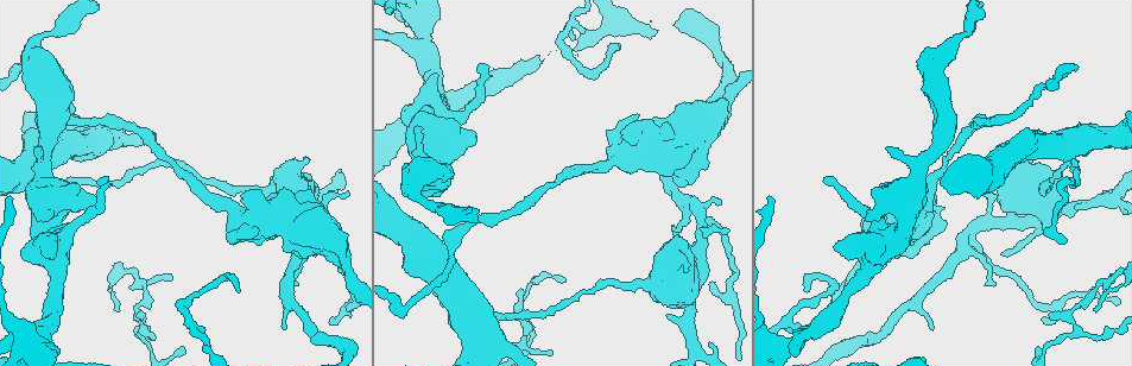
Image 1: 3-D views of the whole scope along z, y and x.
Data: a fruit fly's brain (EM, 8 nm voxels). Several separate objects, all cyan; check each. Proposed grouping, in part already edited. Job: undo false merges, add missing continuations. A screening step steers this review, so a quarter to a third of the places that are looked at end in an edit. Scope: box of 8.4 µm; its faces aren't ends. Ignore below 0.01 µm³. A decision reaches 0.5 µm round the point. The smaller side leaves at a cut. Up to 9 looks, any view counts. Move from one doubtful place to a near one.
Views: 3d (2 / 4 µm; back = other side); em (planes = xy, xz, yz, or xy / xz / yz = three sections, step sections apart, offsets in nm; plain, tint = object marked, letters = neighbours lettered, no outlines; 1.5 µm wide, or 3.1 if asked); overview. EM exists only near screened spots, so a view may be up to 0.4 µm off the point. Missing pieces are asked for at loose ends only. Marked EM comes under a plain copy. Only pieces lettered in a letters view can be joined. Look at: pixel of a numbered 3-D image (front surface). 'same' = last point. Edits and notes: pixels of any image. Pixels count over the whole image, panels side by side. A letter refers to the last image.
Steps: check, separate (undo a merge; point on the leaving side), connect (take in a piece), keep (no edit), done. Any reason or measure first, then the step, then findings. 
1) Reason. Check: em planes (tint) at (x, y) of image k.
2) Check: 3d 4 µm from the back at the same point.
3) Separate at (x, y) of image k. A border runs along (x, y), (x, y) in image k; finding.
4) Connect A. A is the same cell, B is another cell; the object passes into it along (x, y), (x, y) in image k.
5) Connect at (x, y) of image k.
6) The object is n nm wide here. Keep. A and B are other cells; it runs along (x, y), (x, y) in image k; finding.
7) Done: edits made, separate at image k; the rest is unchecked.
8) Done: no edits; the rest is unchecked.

Free end. Check: 3d 4 µm from the back at (239, 292) of image 1.

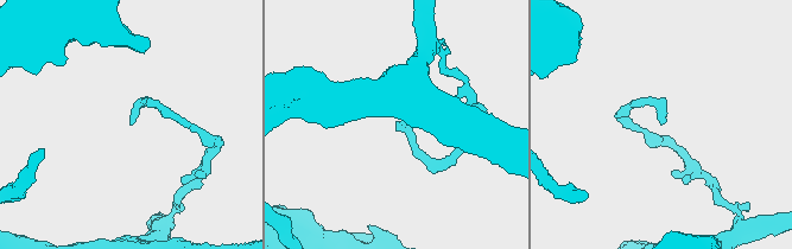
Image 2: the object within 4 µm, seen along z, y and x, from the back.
Now the EM. Check: em yz step 4 (letters) at (131, 122) of image 2.

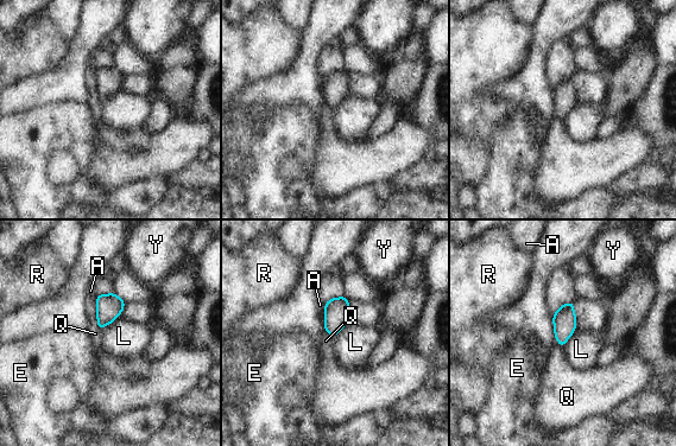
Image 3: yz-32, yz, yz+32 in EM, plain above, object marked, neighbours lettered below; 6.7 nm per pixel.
Check: em planes (letters) at the same point.

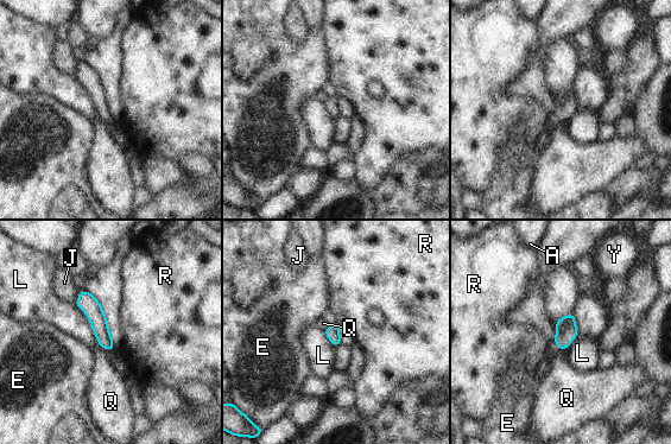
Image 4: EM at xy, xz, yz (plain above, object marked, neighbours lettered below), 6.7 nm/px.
Keep. A, E, J, L, Q, R and Y are other cells; it runs along (83, 293), (108, 347) in image 4; no lettered piece goes on from it.

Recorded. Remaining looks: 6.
An open end. Check: 3d 4 µm at (610, 135) of image 1.

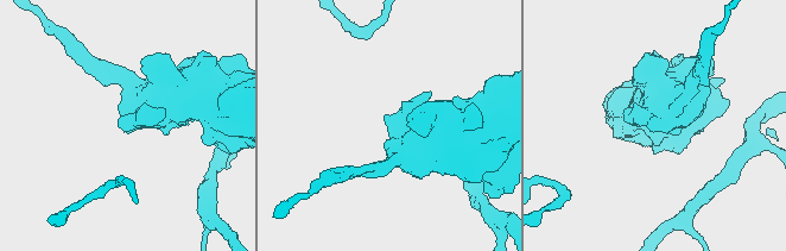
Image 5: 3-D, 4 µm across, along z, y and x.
Need the tissue. Check: em xz step 8 (tint) at (119, 125) of image 5.

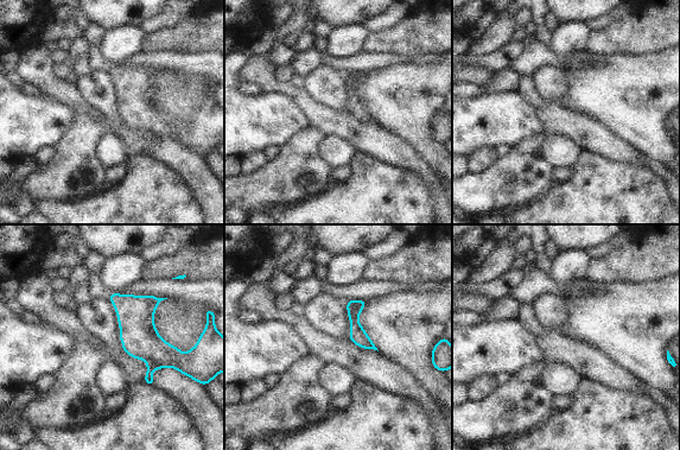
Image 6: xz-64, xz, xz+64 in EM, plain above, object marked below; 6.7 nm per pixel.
Another direction. Check: em planes (letters) at the same point.

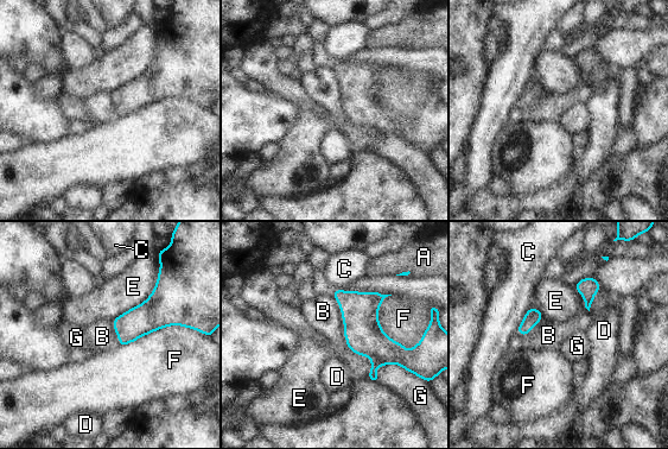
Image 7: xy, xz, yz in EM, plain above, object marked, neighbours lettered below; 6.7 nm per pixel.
Keep. A, B, C, D, E, F and G are other cells; a border runs along (331, 293), (350, 348) in image 7; no lettered piece goes on from it.

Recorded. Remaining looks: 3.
Stops while still wide. Check: em xy step 4 (tint) at (835, 251) of image 1.

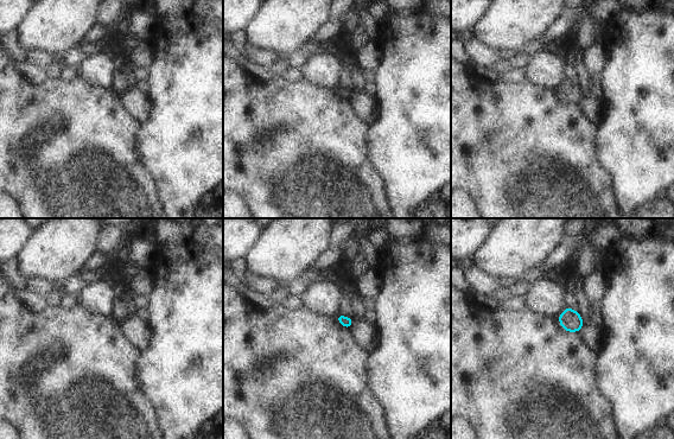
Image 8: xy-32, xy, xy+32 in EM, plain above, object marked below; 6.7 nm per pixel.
Cut it another way. Check: em xz step 8 (letters) at the same point.

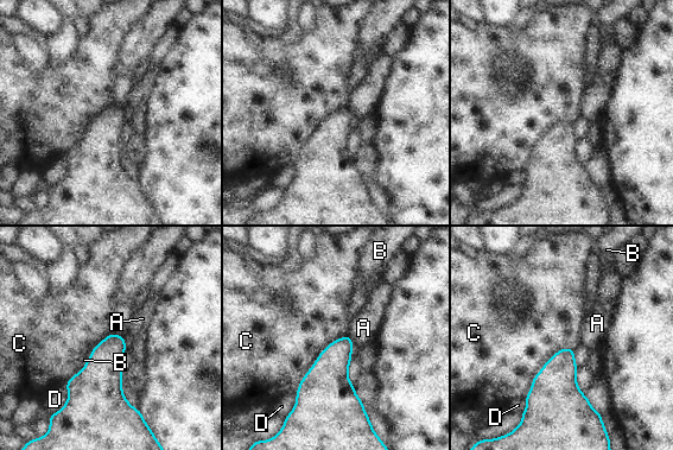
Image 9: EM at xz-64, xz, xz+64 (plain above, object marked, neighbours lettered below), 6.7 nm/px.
Keep. A, B, C and D are other cells; a border runs along (348, 335), (319, 354), (294, 392) in image 9; none of them fits.

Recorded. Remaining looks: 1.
Sharp bend. Check: em planes (letters) at (1070, 67) of image 1.

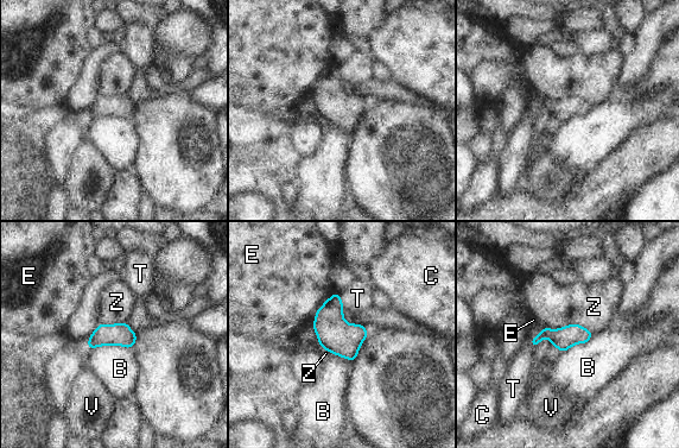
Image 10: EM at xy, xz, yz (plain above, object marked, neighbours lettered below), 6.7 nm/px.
Keep. B, C, E, T, V and Z are other cells; a border runs along (544, 326), (581, 325), (592, 333) in image 10; continuous, no second neuron.

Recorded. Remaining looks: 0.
Done: no edits; the rest is unchecked.

